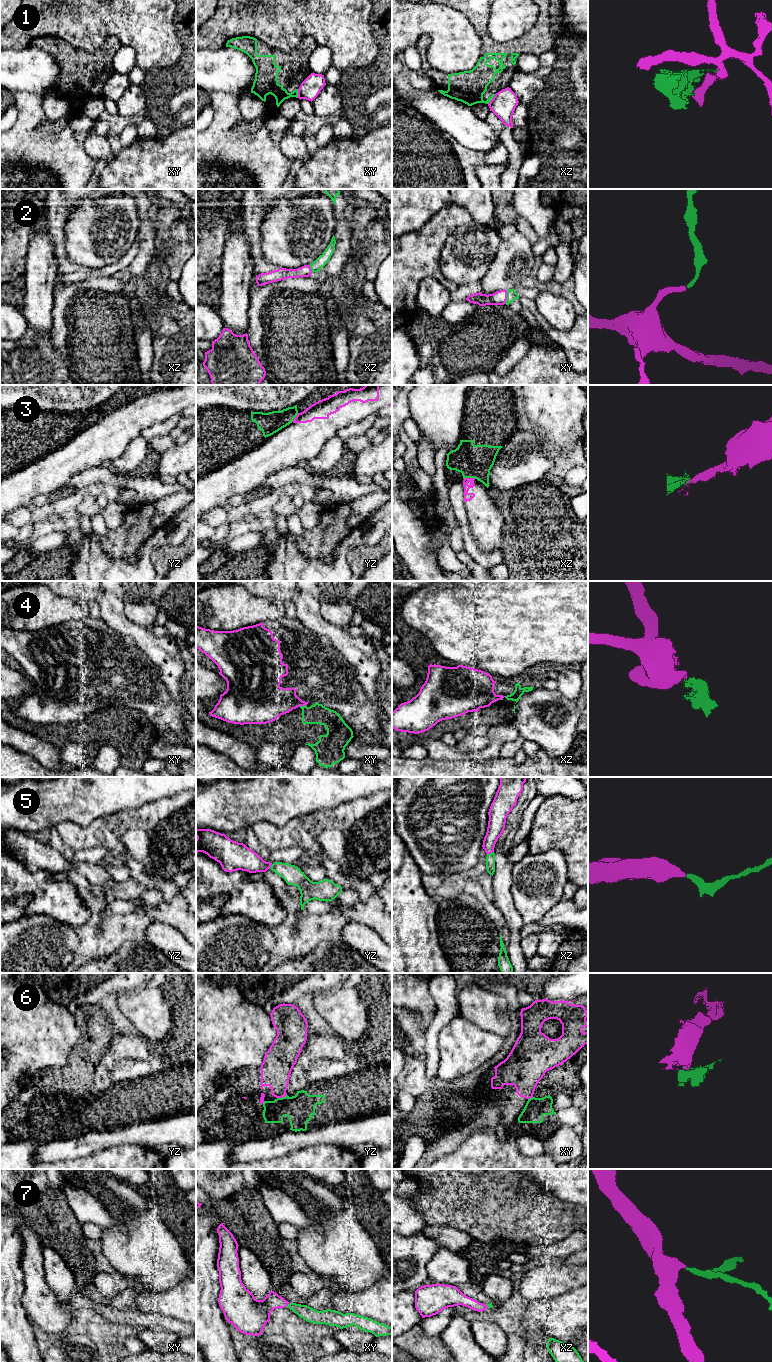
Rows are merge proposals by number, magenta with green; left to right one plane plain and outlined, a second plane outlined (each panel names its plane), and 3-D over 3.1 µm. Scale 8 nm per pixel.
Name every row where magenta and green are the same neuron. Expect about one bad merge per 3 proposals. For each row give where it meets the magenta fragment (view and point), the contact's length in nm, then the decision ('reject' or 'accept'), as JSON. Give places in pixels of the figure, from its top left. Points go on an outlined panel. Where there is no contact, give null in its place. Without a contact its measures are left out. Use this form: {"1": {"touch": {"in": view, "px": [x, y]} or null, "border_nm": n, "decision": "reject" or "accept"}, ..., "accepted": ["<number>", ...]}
{"1": {"touch": {"in": "xz", "px": [492, 99]}, "border_nm": 110, "decision": "reject"}, "2": {"touch": {"in": "xy", "px": [506, 297]}, "border_nm": 110, "decision": "accept"}, "3": {"touch": {"in": "xz", "px": [469, 478]}, "border_nm": 100, "decision": "accept"}, "4": {"touch": {"in": "xy", "px": [302, 705]}, "border_nm": 70, "decision": "reject"}, "5": {"touch": {"in": "xz", "px": [490, 853]}, "border_nm": 60, "decision": "accept"}, "6": {"touch": {"in": "yz", "px": [281, 1097]}, "border_nm": 90, "decision": "reject"}, "7": {"touch": {"in": "xy", "px": [287, 1304]}, "border_nm": 50, "decision": "accept"}, "accepted": ["2", "3", "5", "7"]}

